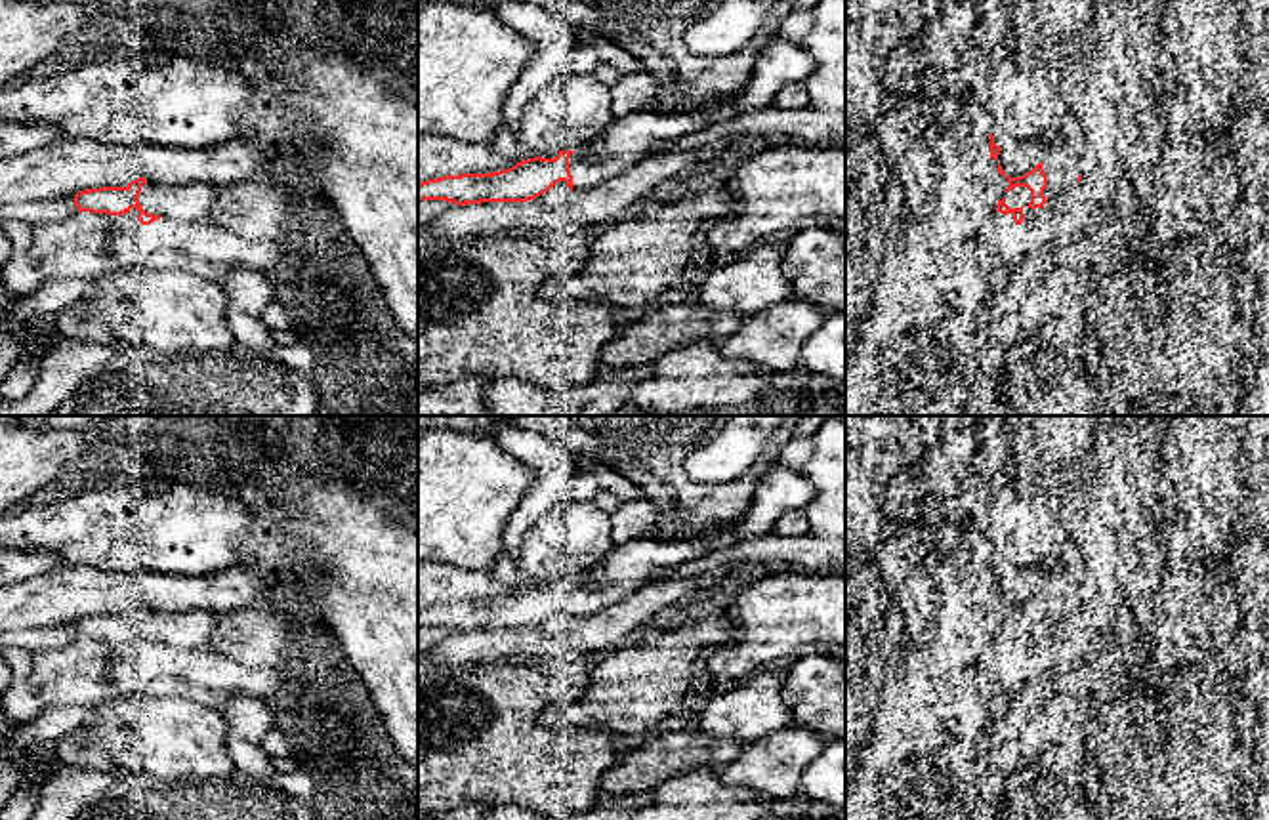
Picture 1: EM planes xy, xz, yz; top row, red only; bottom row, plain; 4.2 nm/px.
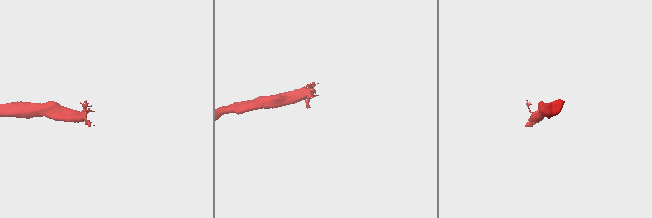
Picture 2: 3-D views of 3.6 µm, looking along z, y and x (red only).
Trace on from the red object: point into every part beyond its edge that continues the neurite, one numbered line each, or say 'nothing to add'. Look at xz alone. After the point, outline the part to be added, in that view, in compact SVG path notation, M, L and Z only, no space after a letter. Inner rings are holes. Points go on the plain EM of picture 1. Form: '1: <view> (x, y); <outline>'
1: xz (630, 565); M775 463L761 475L754 500L740 519L695 536L641 536L614 545L597 572L572 578L569 585L572 616L590 616L620 603L662 568L685 566L742 540L769 534L786 511L803 509L815 496L815 484L800 469Z

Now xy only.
1: xy (191, 630); M147 608L137 627L153 643L177 650L212 650L216 614L208 610L156 612Z

